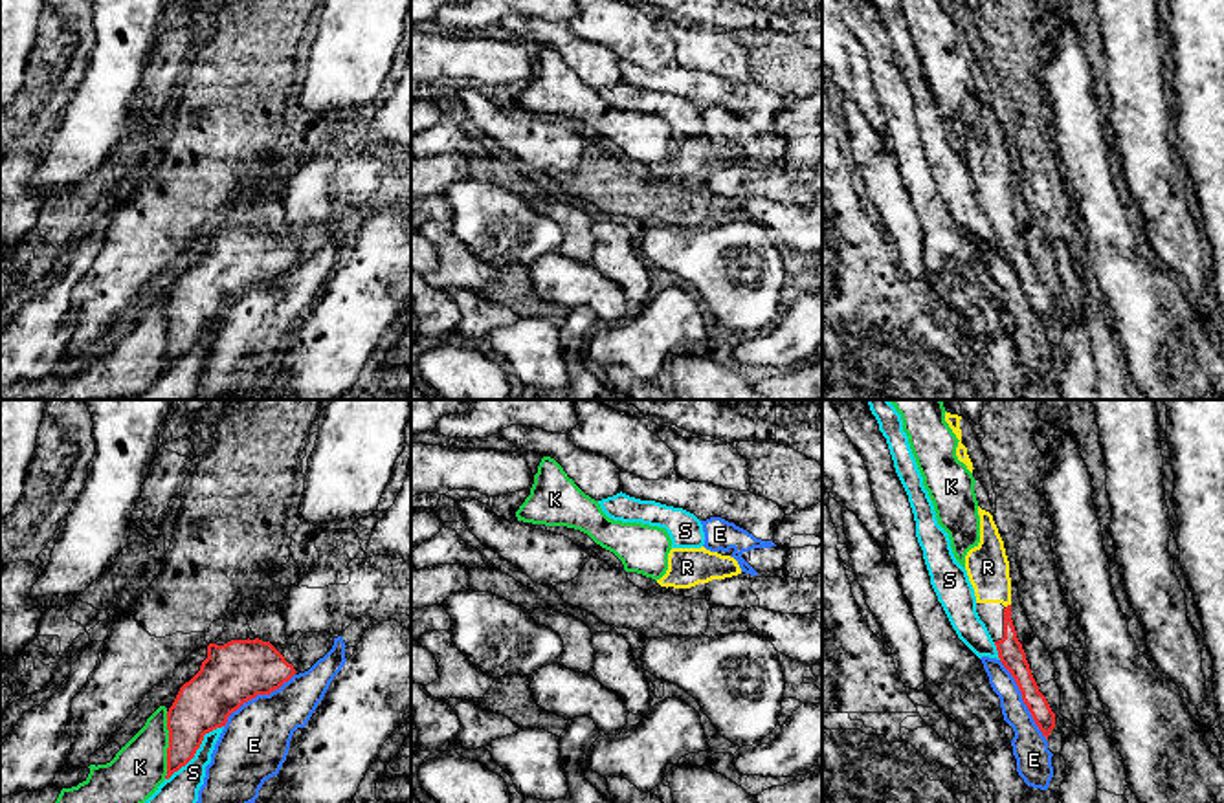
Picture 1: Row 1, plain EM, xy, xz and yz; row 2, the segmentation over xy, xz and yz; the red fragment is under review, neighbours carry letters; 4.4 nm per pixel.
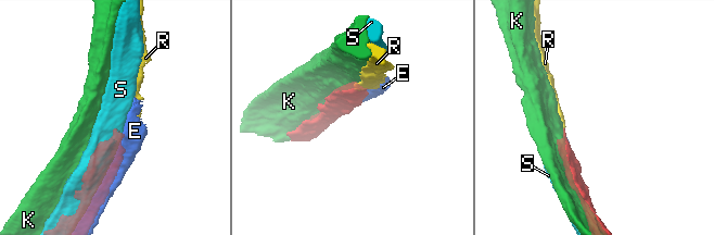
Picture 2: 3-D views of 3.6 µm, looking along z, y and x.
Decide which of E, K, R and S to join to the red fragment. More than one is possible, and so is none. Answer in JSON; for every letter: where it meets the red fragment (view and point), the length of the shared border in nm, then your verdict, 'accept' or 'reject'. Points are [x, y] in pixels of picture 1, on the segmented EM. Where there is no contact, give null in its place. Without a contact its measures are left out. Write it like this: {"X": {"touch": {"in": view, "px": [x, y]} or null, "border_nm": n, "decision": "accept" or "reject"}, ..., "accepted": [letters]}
{"E": {"touch": {"in": "yz", "px": [1023, 699]}, "border_nm": 420, "decision": "reject"}, "K": {"touch": {"in": "xy", "px": [169, 745]}, "border_nm": 300, "decision": "reject"}, "R": {"touch": {"in": "yz", "px": [1008, 605]}, "border_nm": 30, "decision": "accept"}, "S": {"touch": {"in": "xy", "px": [197, 748]}, "border_nm": 360, "decision": "reject"}, "accepted": ["R"]}

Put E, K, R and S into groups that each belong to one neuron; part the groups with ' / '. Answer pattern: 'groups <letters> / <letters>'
groups E / K / R / S

